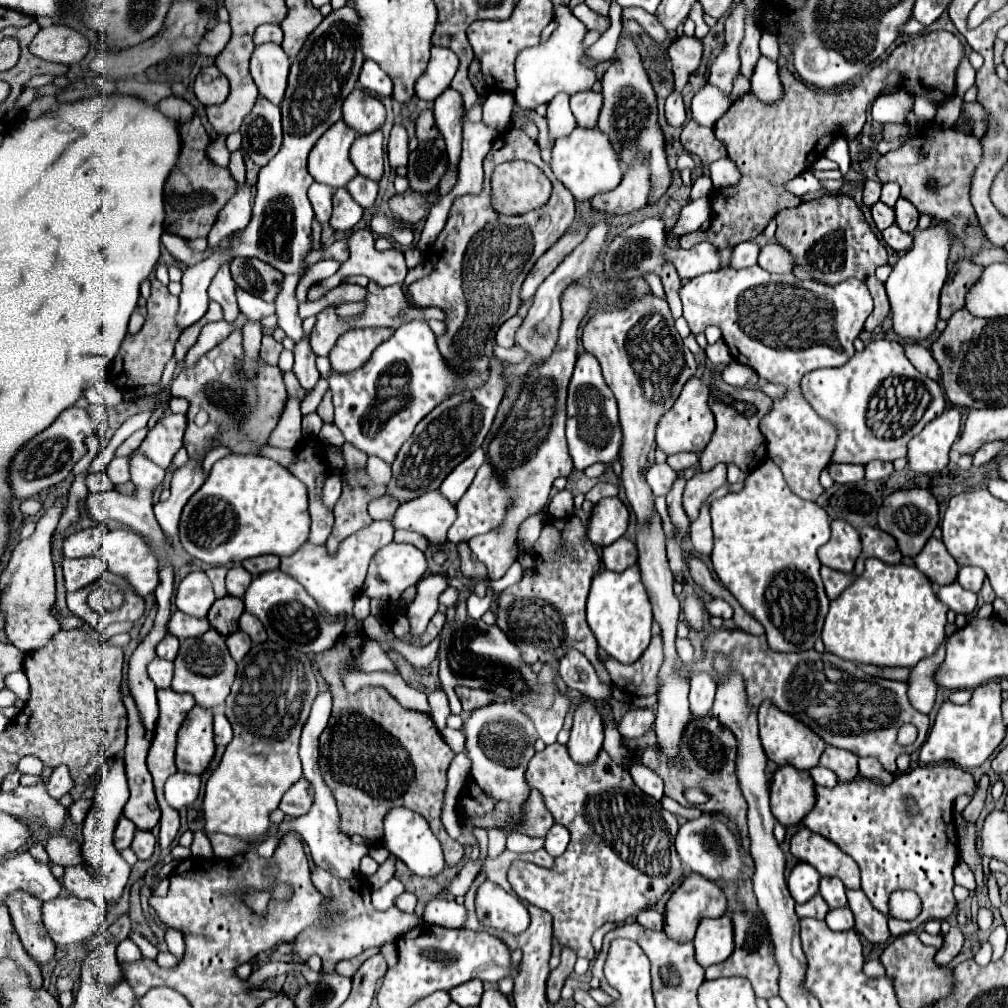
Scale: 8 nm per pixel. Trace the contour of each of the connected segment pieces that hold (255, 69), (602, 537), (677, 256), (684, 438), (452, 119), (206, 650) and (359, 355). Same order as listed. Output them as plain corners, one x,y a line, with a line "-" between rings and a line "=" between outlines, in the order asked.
279,44
255,46
251,56
251,76
259,88
259,94
273,104
281,104
283,100
289,66
289,58
=
603,498
593,506
587,538
595,546
609,546
621,538
629,524
629,512
619,498
=
701,242
689,250
665,250
665,260
673,262
681,278
695,278
703,272
715,272
721,268
719,250
709,242
=
691,378
683,386
683,392
681,392
679,400
675,402
675,406
661,418
661,422
657,426
657,448
661,448
667,456
679,454
679,452
699,454
707,446
707,442
711,440
713,430
715,430
713,412
709,410
707,398
709,398
709,386
705,386
699,378
=
447,88
441,96
437,96
435,100
435,122
439,132
445,138
447,144
447,172
439,184
439,194
445,196
447,192
451,192
451,184
455,184
455,172
457,172
457,164
459,164
459,148
461,148
461,120
465,114
463,108
463,98
459,96
459,92
455,92
453,88
=
211,628
203,636
181,640
179,654
175,658
175,676
173,676
171,688
175,692
191,694
195,698
195,702
203,708
215,708
225,702
229,688
235,680
235,672
237,672
237,664
227,650
225,636
221,636
219,632
215,632
=
353,328
337,340
335,348
329,354
331,366
335,372
353,372
361,368
373,350
393,336
393,328

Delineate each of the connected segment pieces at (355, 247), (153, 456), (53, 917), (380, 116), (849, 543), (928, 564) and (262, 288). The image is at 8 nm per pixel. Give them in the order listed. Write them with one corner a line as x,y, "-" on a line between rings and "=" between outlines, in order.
357,230
349,236
349,250
351,250
351,256
347,262
341,264
337,272
321,282
313,285
307,295
309,301
315,301
323,297
331,288
338,286
345,278
345,276
367,276
369,280
373,280
375,284
379,286
391,286
391,284
403,284
405,277
408,273
408,267
405,262
404,254
397,248
391,248
391,250
375,250
375,238
369,230
=
167,414
153,428
149,428
139,450
157,466
167,468
175,452
183,446
185,414
=
59,896
43,904
43,924
55,944
67,946
67,944
83,942
91,938
105,920
107,920
105,910
101,910
93,900
81,900
77,896
=
355,88
345,100
345,124
351,126
357,134
371,134
381,130
385,122
385,106
379,98
371,96
365,90
=
833,520
831,538
827,544
819,548
821,564
833,570
841,570
841,572
853,572
859,552
861,552
859,532
843,520
=
931,538
925,548
915,556
915,566
935,584
945,586
955,582
959,566
953,556
947,552
945,544
937,538
=
233,258
229,262
231,276
239,288
249,294
263,298
265,302
273,302
283,280
283,274
273,266
261,262
259,258

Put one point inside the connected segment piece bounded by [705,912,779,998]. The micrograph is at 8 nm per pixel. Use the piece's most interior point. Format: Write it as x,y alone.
752,959

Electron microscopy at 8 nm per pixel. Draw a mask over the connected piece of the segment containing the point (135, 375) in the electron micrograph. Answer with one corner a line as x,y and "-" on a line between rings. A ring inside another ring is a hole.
159,280
151,282
151,296
147,298
147,318
143,328
137,334
127,334
119,356
113,360
115,368
121,368
121,376
125,376
125,388
139,388
147,384
157,384
161,380
163,368
167,360
173,356
175,342
179,338
179,326
175,324
175,314
177,314
179,300
173,296
167,286
163,286

